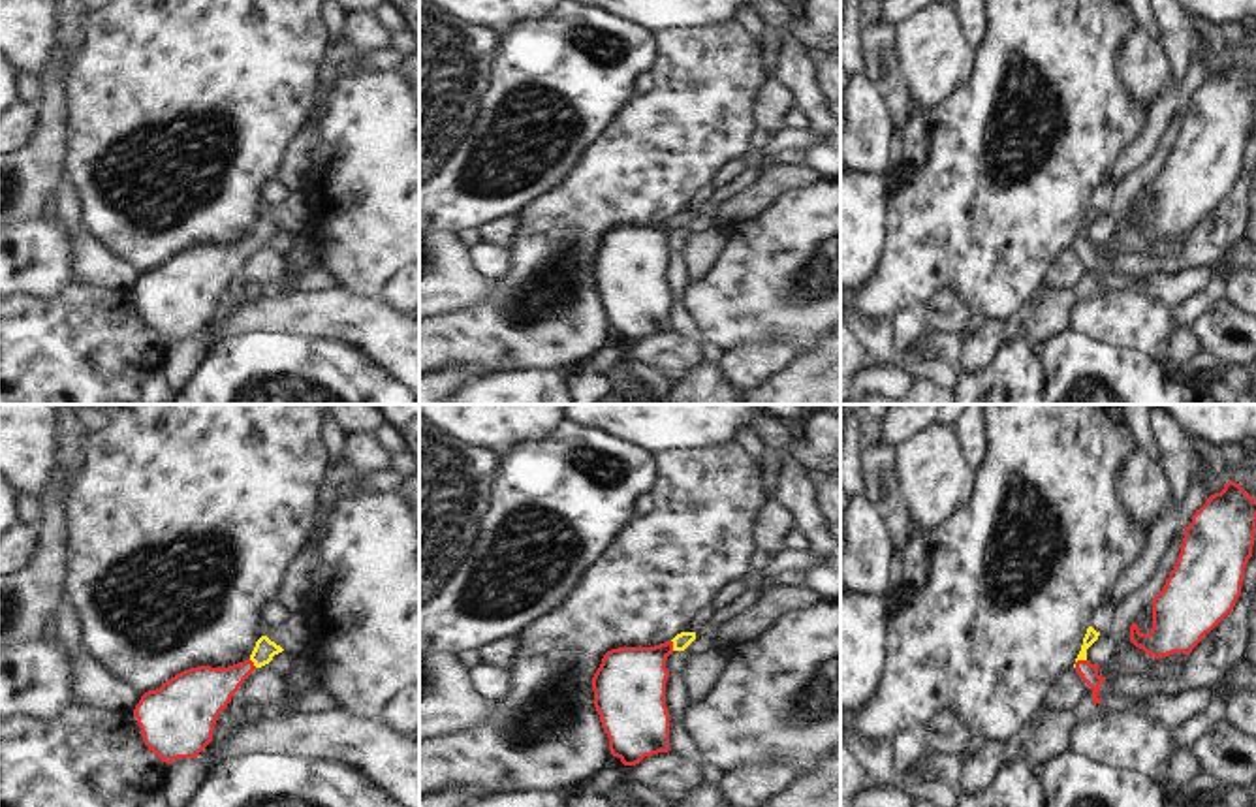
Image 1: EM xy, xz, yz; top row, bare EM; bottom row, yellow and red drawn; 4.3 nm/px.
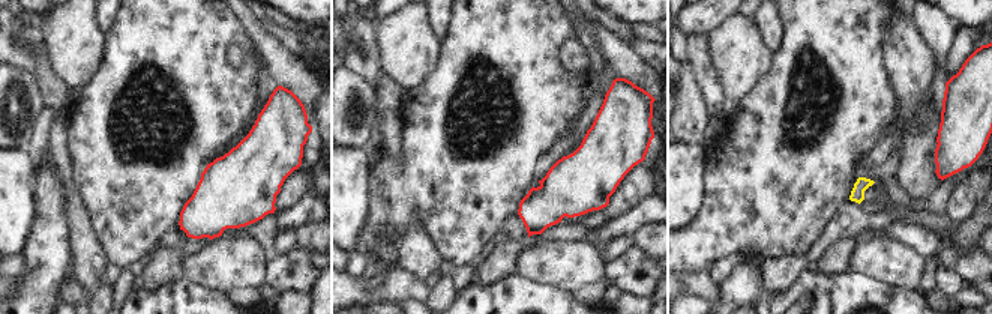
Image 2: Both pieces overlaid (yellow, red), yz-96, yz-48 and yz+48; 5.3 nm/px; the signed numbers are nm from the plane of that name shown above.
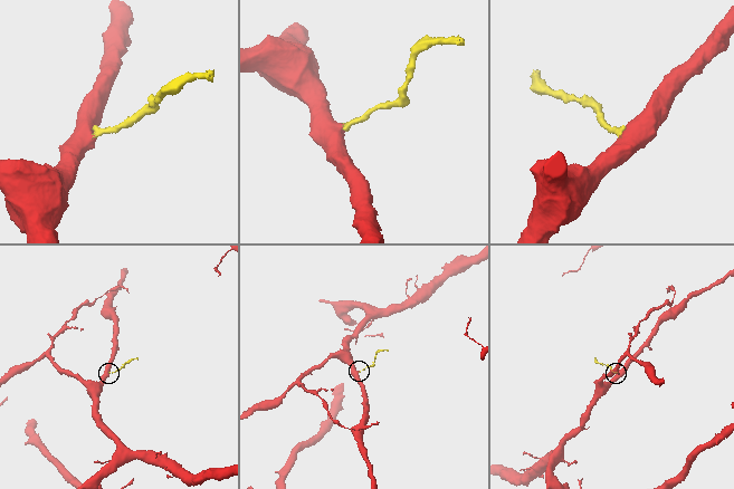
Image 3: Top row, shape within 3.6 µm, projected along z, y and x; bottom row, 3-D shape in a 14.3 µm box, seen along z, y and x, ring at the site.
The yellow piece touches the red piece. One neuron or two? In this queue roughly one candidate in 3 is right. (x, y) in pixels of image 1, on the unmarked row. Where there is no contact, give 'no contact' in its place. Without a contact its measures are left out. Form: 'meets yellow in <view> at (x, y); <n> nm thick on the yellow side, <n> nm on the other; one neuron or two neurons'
meets yellow in yz at (1078, 237); 60 nm thick on the yellow side, 80 nm on the other; one neuron

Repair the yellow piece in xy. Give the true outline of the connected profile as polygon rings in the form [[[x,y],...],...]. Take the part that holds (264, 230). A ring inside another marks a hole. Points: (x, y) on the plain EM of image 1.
[[[261,214],[244,241],[228,246],[190,246],[160,267],[145,271],[133,293],[149,329],[165,342],[197,337],[212,320],[220,290],[228,286],[244,258],[282,229]]]

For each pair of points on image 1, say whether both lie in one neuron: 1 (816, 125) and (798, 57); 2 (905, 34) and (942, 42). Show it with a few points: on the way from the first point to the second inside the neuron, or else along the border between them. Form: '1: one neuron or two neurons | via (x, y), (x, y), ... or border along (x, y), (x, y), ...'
1: one neuron | via (815, 108), (798, 74)
2: one neuron | via (914, 36), (933, 42)

